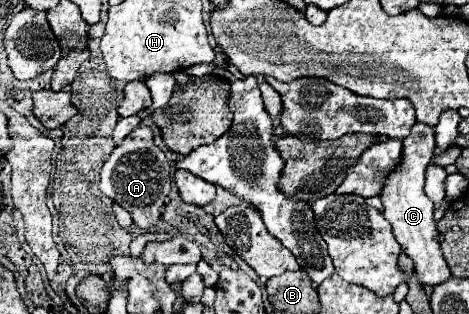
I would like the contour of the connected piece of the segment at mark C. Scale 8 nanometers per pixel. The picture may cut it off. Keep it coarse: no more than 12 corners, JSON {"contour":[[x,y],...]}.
{"contour":[[414,123],[380,195],[422,287],[450,279],[424,167],[434,127]]}

